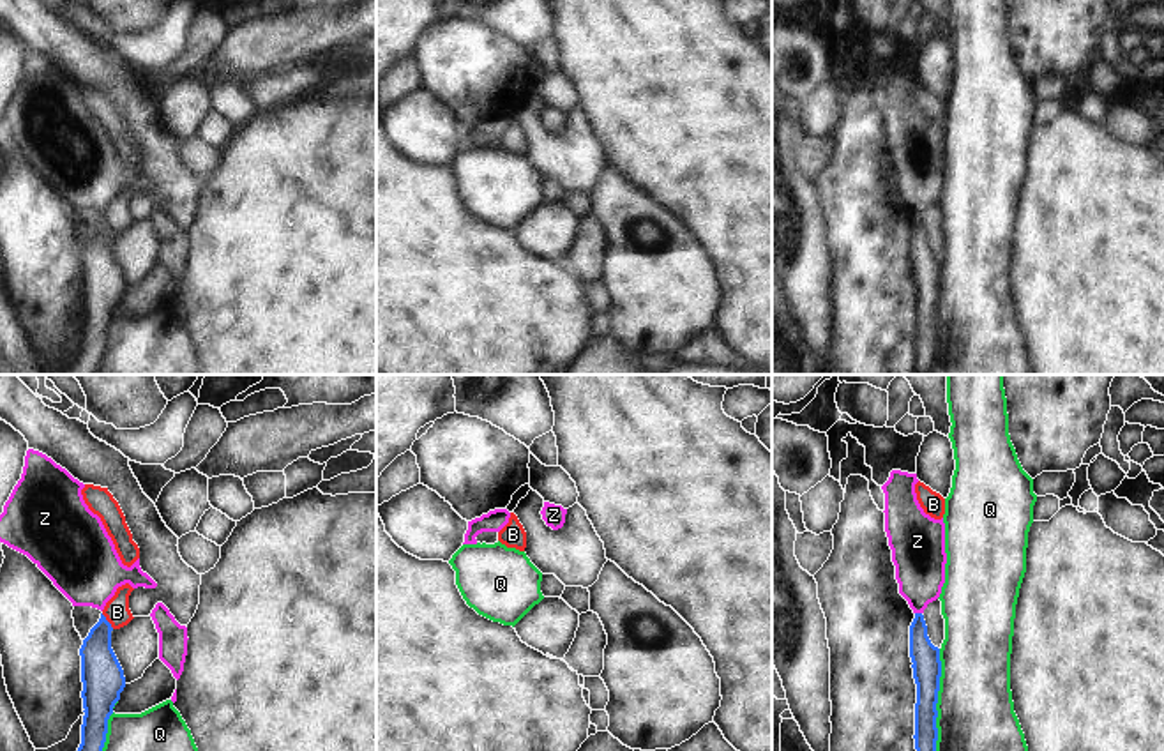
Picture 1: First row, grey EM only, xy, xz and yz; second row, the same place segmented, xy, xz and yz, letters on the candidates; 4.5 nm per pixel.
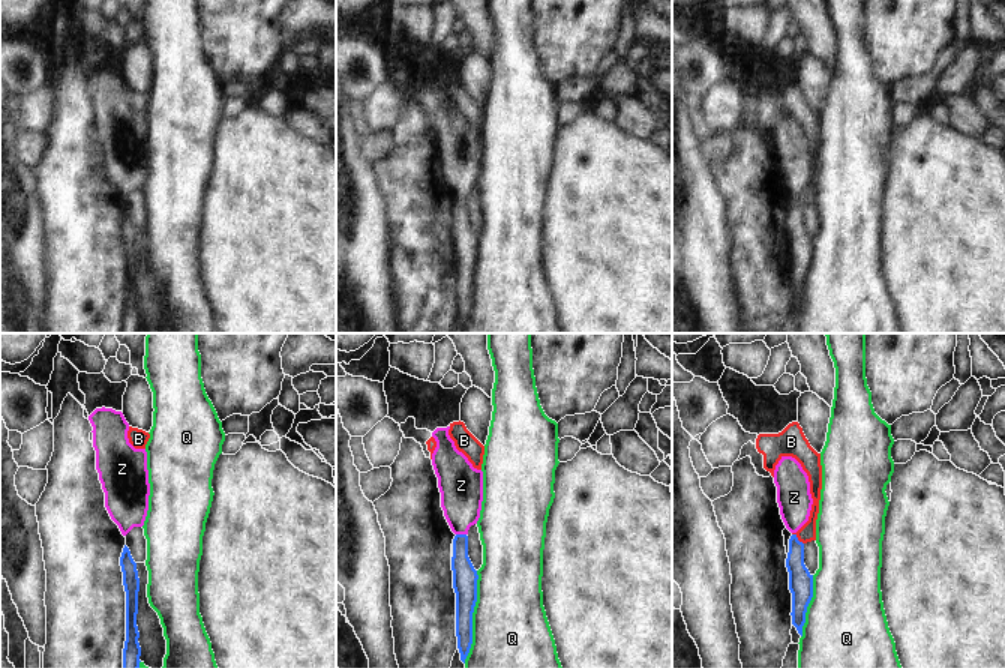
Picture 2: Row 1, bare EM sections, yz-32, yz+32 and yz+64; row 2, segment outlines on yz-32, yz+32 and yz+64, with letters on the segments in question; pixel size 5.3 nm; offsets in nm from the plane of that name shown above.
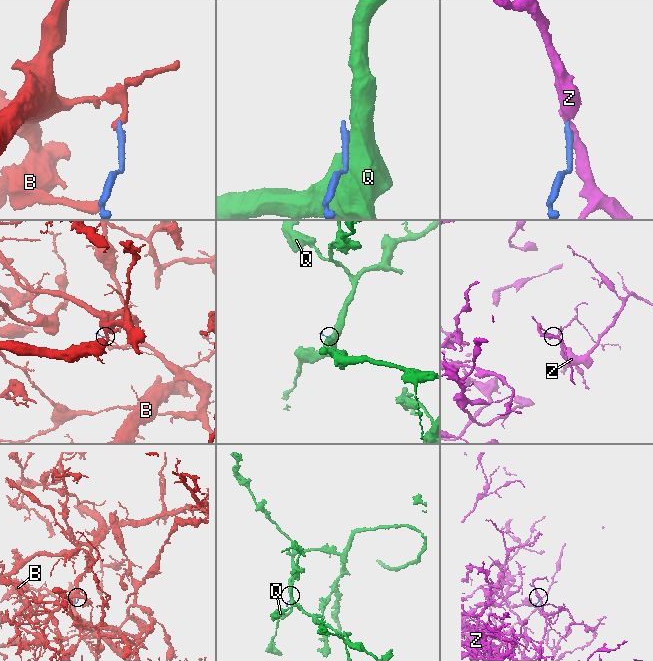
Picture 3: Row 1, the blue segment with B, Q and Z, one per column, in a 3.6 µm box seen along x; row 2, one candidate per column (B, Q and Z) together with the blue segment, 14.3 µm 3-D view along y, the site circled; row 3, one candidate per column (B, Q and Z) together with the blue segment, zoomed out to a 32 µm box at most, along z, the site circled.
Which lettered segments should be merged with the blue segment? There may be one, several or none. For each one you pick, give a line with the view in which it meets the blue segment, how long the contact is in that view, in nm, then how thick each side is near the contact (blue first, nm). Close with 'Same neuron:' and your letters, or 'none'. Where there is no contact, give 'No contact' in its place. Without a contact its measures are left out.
Z: Touches blue in yz. Shared border 30 nm. Thickness 130 nm (blue) against 240 nm
Same neuron: Z

